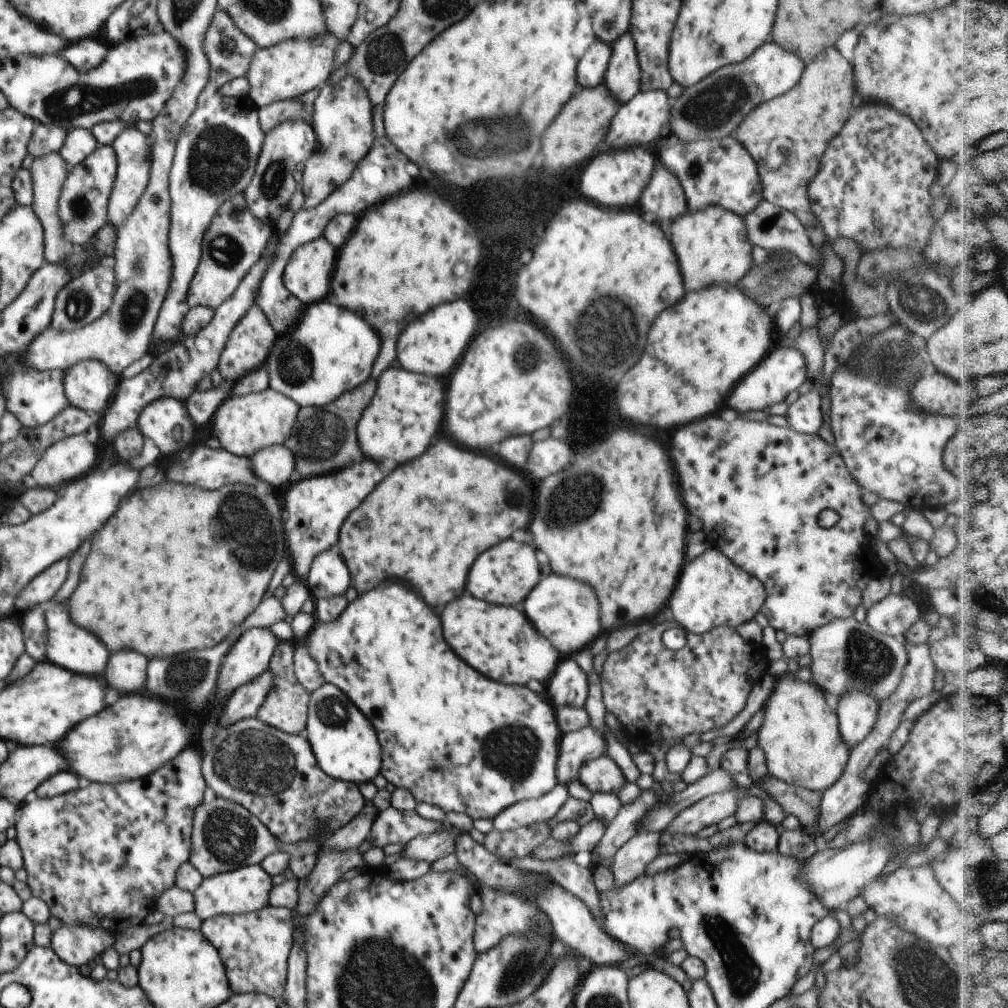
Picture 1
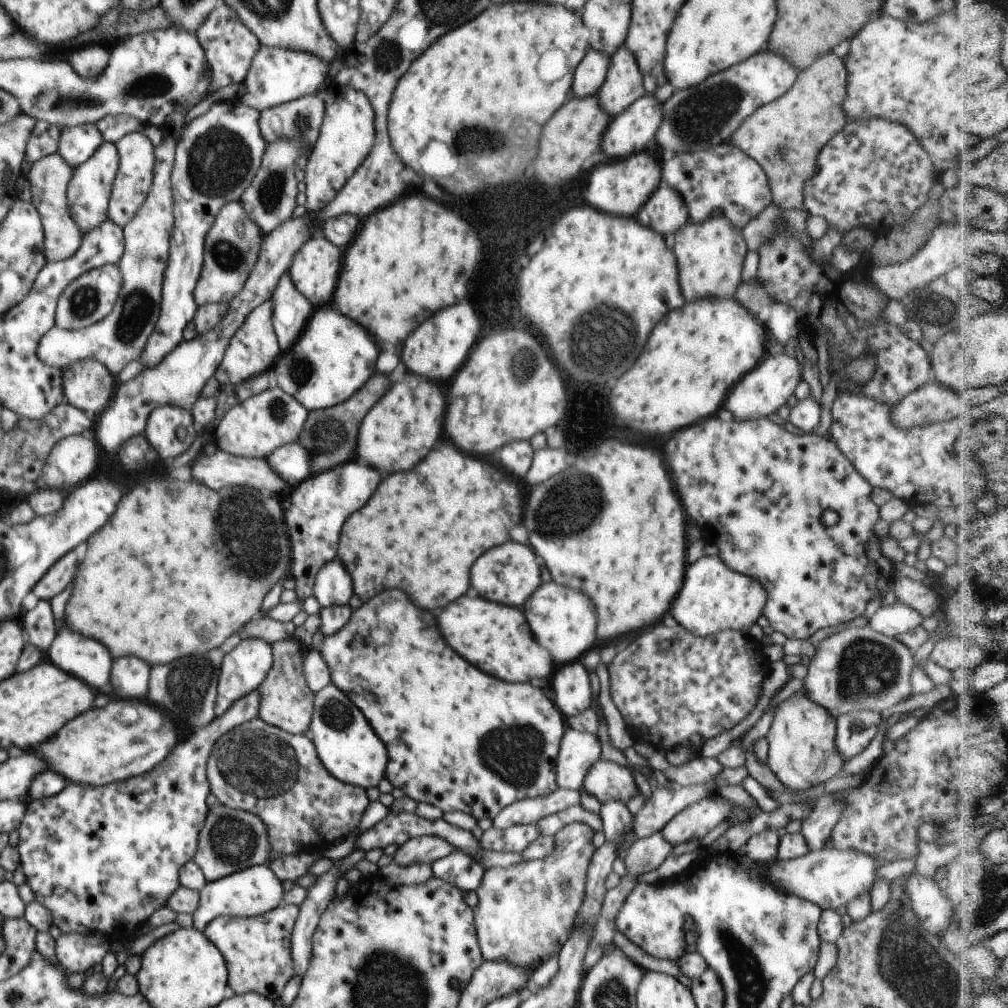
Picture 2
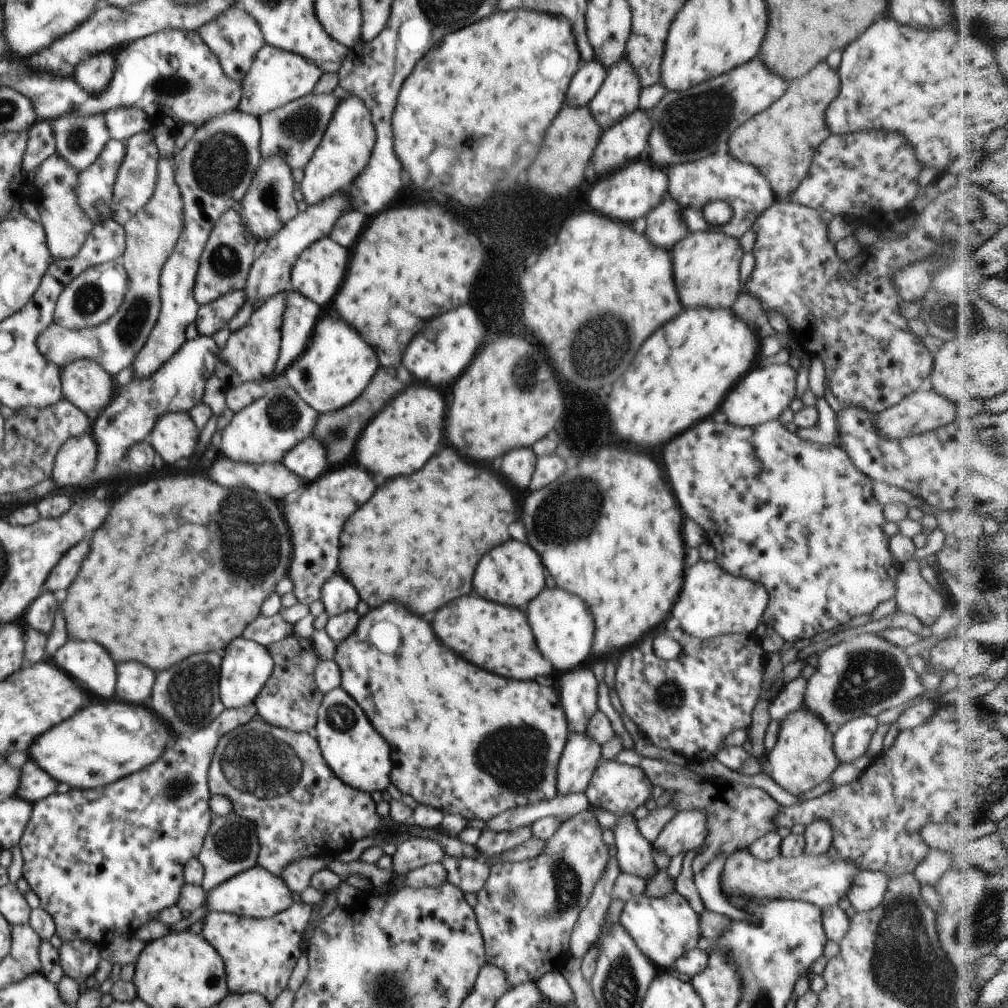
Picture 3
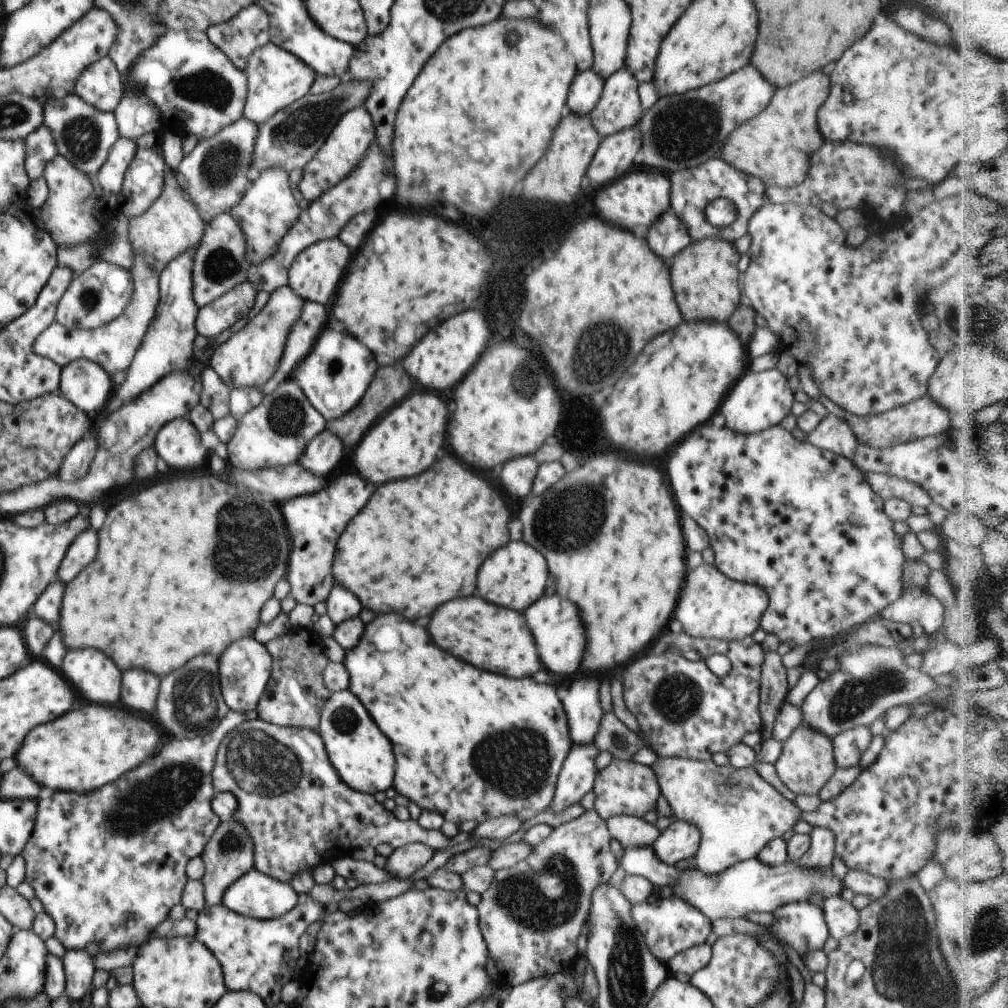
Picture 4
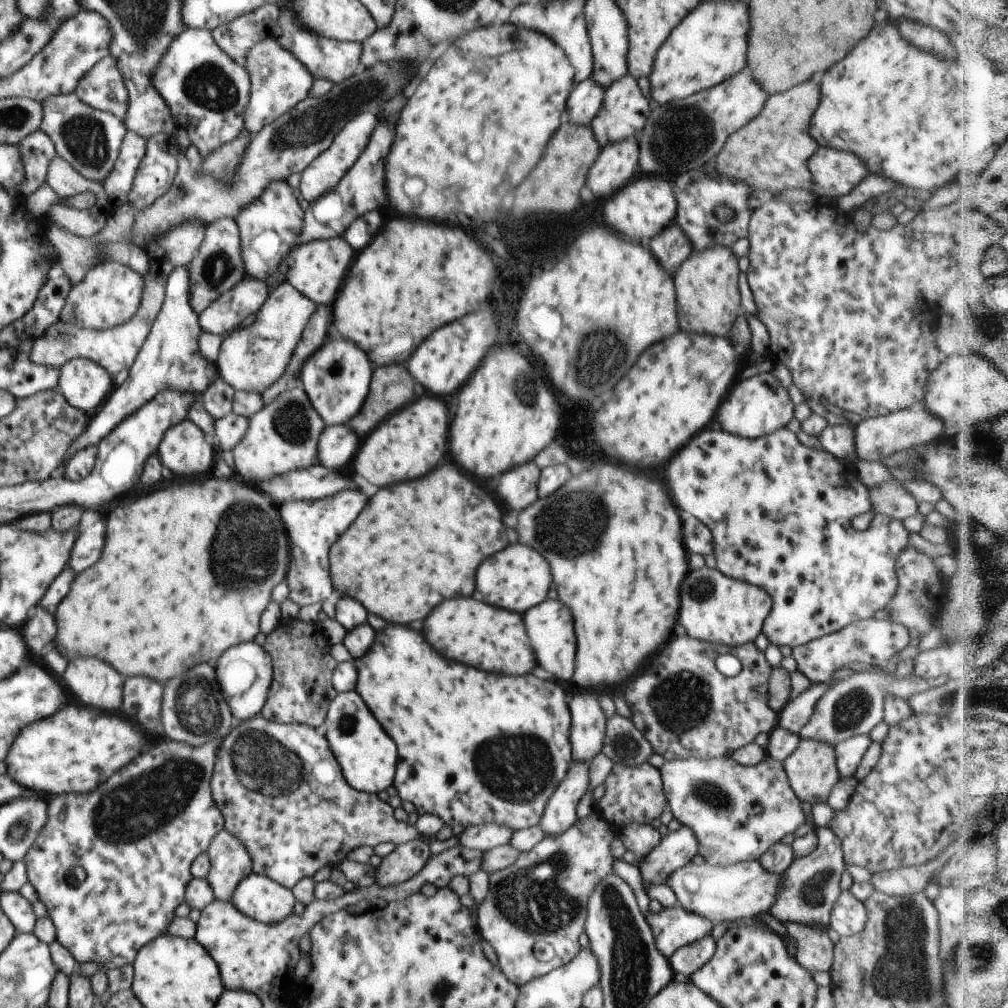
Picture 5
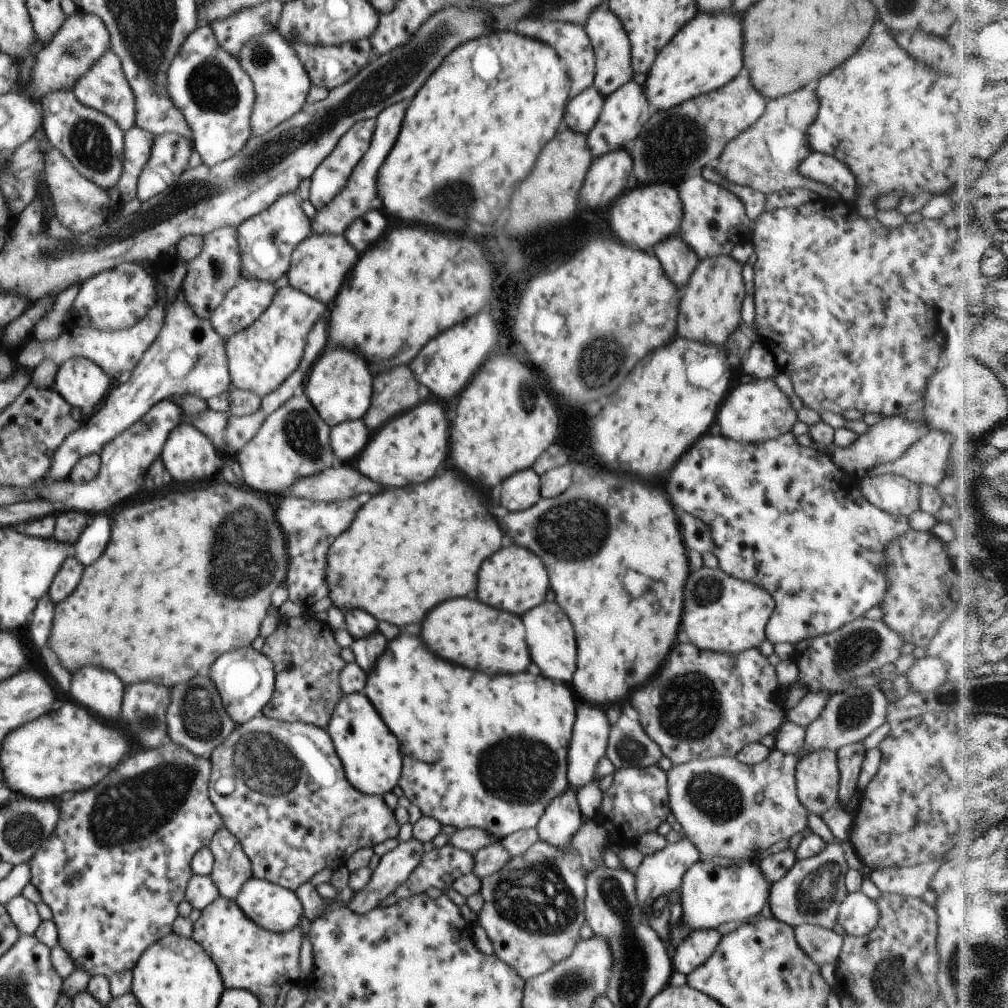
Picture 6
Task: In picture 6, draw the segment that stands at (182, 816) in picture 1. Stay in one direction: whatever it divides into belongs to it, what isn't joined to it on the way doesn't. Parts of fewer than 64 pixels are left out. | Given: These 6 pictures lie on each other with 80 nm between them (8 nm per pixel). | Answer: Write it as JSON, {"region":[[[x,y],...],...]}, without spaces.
{"region":[[[166,741],[159,749],[146,749],[146,752],[136,752],[128,756],[120,768],[116,766],[106,780],[90,788],[88,792],[76,792],[68,800],[58,800],[59,817],[54,832],[47,838],[43,845],[32,855],[28,864],[31,870],[31,883],[39,890],[44,901],[53,912],[53,923],[57,928],[58,944],[68,952],[70,960],[76,969],[85,970],[90,977],[104,975],[107,979],[114,974],[133,970],[142,953],[157,940],[172,933],[172,924],[178,918],[178,904],[185,900],[187,884],[192,878],[193,870],[191,860],[202,847],[208,847],[213,836],[223,827],[223,818],[218,814],[217,808],[212,804],[209,795],[208,783],[211,775],[211,760],[196,756],[183,746],[174,741]]]}

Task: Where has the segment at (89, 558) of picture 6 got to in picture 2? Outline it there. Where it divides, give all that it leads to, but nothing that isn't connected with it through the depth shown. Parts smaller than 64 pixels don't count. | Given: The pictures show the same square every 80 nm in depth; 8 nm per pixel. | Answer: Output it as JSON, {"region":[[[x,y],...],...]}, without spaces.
{"region":[[[74,550],[67,552],[48,572],[34,585],[33,592],[39,599],[54,598],[73,581],[78,558]]]}

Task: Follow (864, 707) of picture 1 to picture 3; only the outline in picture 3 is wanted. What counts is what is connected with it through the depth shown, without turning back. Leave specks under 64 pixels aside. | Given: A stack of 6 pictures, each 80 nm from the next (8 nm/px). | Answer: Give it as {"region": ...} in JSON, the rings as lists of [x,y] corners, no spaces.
{"region":[[[863,716],[843,724],[833,732],[833,751],[840,763],[853,763],[867,754],[879,724],[874,717]]]}

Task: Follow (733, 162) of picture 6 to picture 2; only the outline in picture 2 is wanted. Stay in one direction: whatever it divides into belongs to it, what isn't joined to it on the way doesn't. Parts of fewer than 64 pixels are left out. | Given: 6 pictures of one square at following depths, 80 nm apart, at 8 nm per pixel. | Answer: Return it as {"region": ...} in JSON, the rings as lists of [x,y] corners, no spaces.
{"region":[[[832,54],[820,56],[812,66],[797,74],[792,88],[786,94],[778,97],[767,105],[757,108],[751,116],[744,119],[744,122],[732,134],[729,143],[738,147],[746,156],[753,158],[766,173],[767,181],[773,203],[781,209],[804,209],[803,186],[817,169],[817,156],[821,148],[836,134],[844,128],[846,118],[840,110],[840,104],[844,100],[844,84],[848,74],[844,76],[844,62],[838,60]]]}

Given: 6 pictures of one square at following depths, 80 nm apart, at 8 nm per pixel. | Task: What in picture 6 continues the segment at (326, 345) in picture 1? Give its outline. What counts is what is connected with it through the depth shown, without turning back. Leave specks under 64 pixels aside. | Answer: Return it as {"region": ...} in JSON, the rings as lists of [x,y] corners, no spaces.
{"region":[[[334,348],[324,352],[324,356],[311,370],[303,391],[314,405],[317,414],[328,426],[333,427],[346,421],[362,419],[368,412],[372,400],[374,376],[370,372],[370,366],[366,366],[362,358],[358,358],[348,350]]]}

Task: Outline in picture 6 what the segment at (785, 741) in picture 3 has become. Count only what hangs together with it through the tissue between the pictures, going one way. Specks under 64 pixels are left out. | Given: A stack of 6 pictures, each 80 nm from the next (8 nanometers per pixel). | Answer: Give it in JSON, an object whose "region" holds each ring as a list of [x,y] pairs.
{"region":[[[822,749],[799,758],[795,773],[798,800],[808,814],[822,816],[838,806],[840,773],[837,753]]]}

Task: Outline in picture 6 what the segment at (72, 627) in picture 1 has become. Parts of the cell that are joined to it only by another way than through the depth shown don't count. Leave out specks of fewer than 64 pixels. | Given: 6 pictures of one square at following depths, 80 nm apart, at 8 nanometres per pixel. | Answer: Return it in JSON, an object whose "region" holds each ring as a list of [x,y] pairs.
{"region":[[[80,668],[72,676],[70,696],[84,708],[100,714],[106,720],[116,722],[122,712],[124,684],[108,670]]]}

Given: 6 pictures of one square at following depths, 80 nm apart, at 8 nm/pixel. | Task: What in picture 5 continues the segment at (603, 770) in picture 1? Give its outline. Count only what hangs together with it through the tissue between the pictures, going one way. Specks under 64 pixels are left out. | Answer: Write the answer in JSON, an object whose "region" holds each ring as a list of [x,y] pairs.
{"region":[[[649,762],[638,766],[616,763],[603,783],[605,793],[596,802],[596,811],[599,811],[612,827],[621,825],[630,829],[631,823],[638,823],[642,828],[649,828],[652,820],[658,818],[667,807],[660,771]]]}

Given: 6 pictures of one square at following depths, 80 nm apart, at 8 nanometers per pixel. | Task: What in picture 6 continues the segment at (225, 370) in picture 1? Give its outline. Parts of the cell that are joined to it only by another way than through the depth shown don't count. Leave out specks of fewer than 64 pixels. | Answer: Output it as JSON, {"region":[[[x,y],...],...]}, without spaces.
{"region":[[[290,285],[280,287],[272,304],[258,317],[258,320],[225,340],[232,388],[252,391],[259,397],[276,390],[299,367],[305,351],[307,336],[320,319],[328,318],[326,314],[329,312],[329,307]]]}

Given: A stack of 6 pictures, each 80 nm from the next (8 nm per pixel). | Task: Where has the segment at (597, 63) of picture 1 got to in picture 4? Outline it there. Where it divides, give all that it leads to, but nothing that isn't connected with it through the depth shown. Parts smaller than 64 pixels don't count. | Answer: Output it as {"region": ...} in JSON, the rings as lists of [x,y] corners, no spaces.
{"region":[[[592,69],[577,73],[568,94],[568,108],[574,115],[589,116],[597,107],[604,79]]]}

